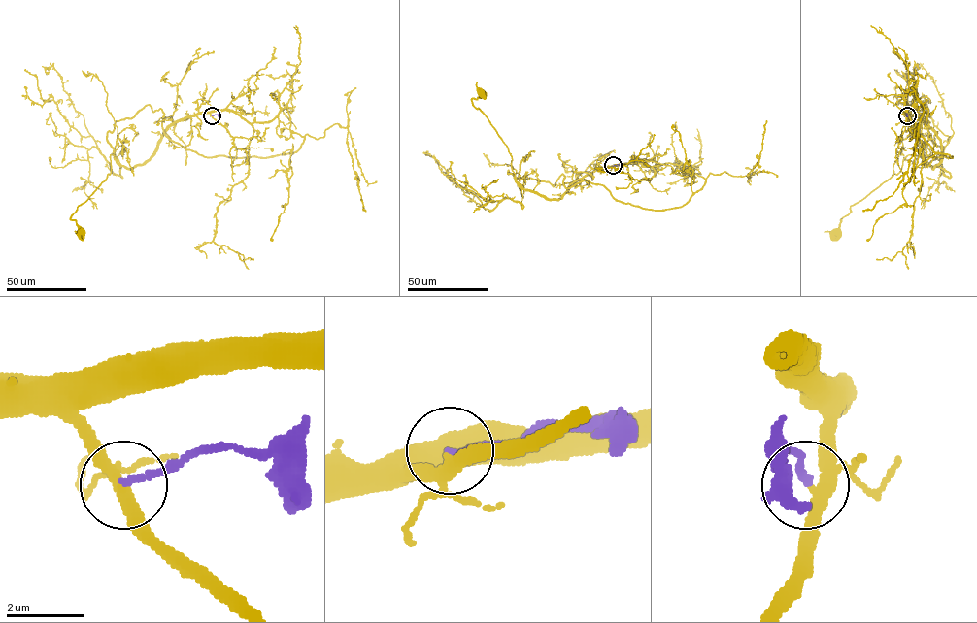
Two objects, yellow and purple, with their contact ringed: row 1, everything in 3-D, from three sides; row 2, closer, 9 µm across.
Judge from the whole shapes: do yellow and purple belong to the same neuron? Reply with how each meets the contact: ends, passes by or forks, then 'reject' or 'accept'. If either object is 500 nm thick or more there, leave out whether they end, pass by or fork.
yellow forks; purple ends; reject

